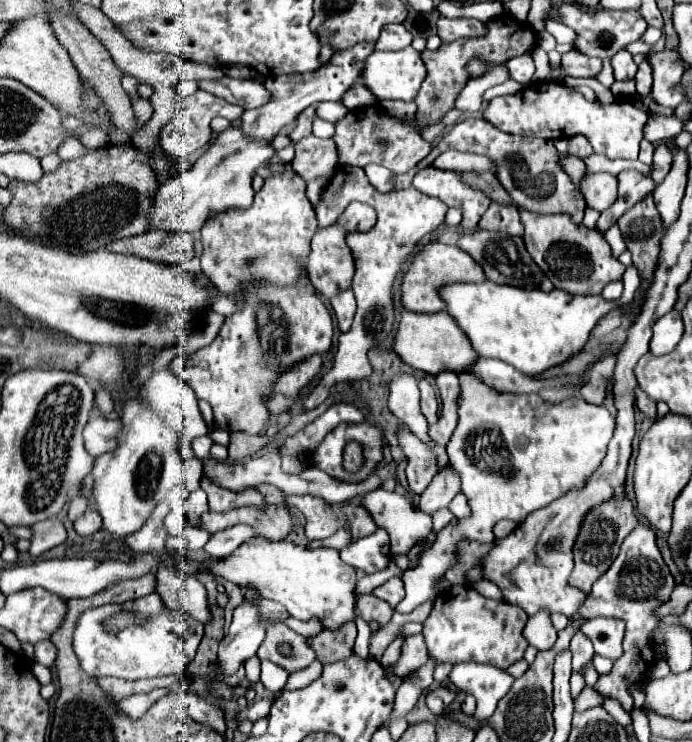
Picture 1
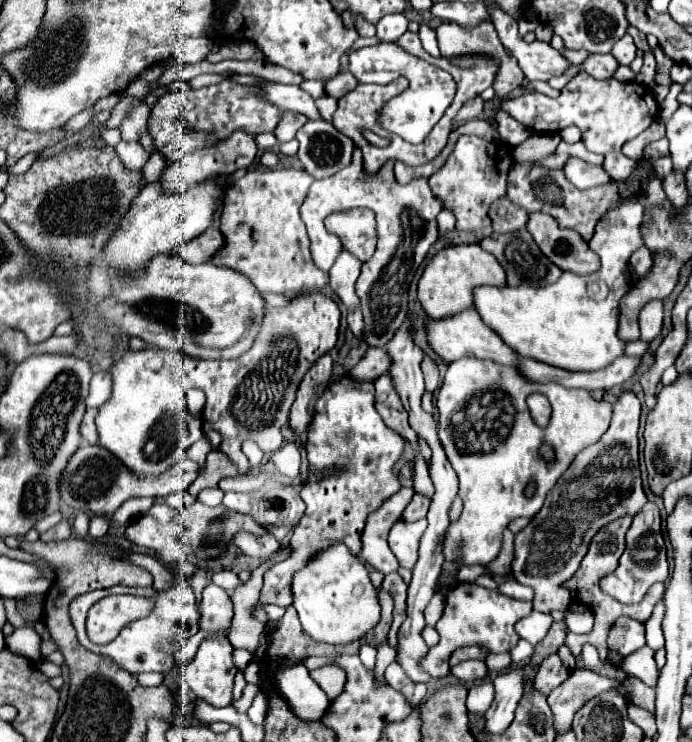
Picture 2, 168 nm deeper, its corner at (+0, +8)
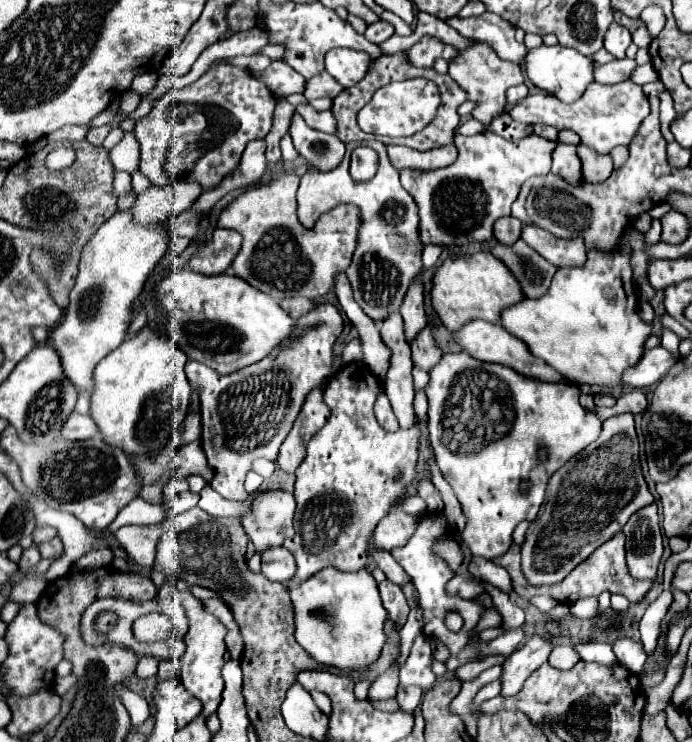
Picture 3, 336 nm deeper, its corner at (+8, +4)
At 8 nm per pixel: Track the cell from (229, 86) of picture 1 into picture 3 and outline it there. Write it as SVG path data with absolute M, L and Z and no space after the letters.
M310 104L298 106L296 110L308 122L308 126L312 126L312 128L316 128L320 132L326 132L326 134L336 134L336 118L332 116L330 110L328 112L318 112Z

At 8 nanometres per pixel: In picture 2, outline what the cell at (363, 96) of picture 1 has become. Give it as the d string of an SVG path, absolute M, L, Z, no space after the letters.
M344 72L326 82L326 94L340 98L340 96L346 96L348 92L352 92L352 88L356 88L356 86L358 86L356 76L352 76L352 72Z

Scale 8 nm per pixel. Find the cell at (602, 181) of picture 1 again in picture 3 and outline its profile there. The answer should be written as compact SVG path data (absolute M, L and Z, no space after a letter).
M556 142L556 148L552 152L552 172L564 176L570 184L580 184L582 182L580 160L578 160L576 148L572 144Z

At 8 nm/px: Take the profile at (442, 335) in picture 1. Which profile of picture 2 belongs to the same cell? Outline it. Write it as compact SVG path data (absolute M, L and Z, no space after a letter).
M472 308L470 310L464 310L464 312L458 312L456 316L446 316L442 320L430 320L426 324L426 338L428 338L428 344L430 348L446 362L446 364L452 364L464 356L472 356L472 358L480 358L480 360L494 360L498 364L508 364L508 366L516 366L518 364L518 354L512 352L478 316L478 312L474 312Z

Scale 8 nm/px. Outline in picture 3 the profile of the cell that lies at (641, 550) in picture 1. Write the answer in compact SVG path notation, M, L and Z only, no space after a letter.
M656 504L634 512L622 532L626 536L626 560L630 574L634 578L654 580L662 556L662 534Z

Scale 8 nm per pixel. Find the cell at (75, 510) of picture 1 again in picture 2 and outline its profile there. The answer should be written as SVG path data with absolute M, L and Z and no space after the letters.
M78 512L78 514L74 516L74 522L72 522L74 532L76 532L78 536L86 538L86 536L88 536L88 522L90 522L90 516L88 516L86 512Z

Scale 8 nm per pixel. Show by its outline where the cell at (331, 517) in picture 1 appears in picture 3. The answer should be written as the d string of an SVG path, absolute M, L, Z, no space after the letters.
M364 362L344 364L324 386L322 398L330 408L330 418L308 442L308 454L296 470L294 536L286 538L284 546L294 552L298 570L286 584L288 588L328 566L336 566L342 572L364 568L368 562L368 538L376 524L416 484L420 420L416 418L412 428L386 432L374 416L374 402L382 392L382 380Z

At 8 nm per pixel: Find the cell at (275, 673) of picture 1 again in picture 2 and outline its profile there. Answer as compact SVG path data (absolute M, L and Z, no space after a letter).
M302 662L292 664L292 668L282 668L280 672L276 672L276 680L272 682L276 684L276 688L280 688L280 694L300 720L318 722L330 704L328 696L310 678Z

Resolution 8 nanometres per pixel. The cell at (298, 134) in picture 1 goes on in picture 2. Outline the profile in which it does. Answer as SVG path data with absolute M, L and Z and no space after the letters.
M284 112L282 118L280 118L280 124L276 126L274 134L280 142L288 142L296 136L298 128L302 128L302 124L306 122L308 118L306 116L300 116L300 114L294 114L294 112Z

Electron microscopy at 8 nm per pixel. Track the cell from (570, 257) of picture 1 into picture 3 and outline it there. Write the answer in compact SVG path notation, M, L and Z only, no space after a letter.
M524 226L522 240L554 266L582 266L586 262L586 248L582 238L564 240L538 226Z

